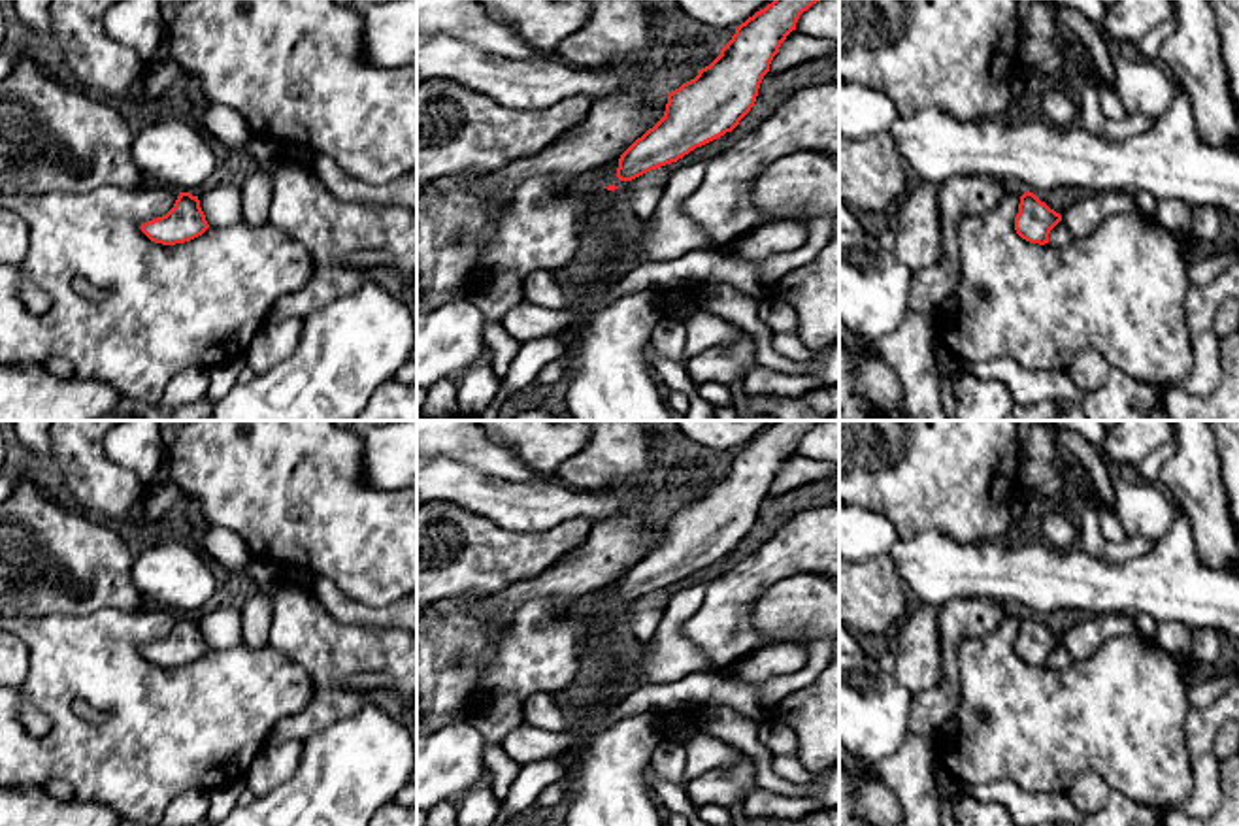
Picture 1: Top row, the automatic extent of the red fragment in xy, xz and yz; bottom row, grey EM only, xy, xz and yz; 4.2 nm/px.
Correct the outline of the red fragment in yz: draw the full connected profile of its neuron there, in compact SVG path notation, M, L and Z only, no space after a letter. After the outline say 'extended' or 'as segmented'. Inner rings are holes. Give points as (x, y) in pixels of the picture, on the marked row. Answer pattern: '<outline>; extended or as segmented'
M1033 192L1020 196L1018 213L1015 217L1016 234L1030 241L1045 245L1049 243L1050 230L1062 221L1062 215L1041 202Z; as segmented

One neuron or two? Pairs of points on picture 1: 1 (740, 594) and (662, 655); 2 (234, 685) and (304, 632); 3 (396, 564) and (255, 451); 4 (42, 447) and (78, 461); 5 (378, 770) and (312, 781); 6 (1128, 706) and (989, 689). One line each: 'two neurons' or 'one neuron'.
1: two neurons
2: two neurons
3: one neuron
4: two neurons
5: one neuron
6: one neuron

